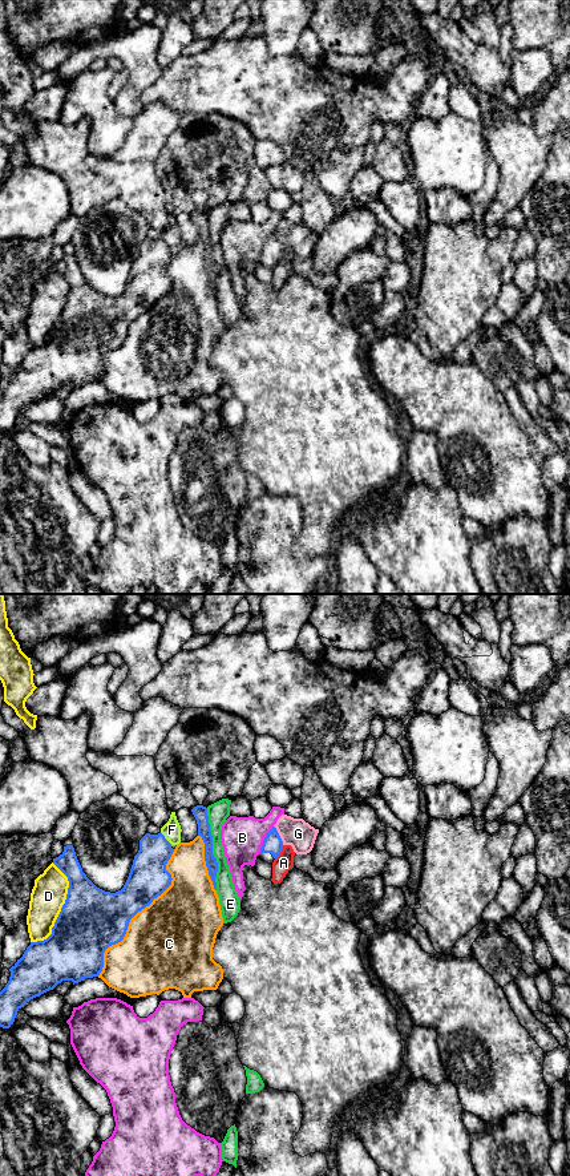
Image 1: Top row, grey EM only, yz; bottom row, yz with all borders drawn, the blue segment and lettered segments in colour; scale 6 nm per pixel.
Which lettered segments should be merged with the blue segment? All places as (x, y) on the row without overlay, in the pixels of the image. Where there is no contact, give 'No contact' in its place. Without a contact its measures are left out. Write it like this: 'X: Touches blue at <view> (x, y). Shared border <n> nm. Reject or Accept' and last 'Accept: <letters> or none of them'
A: Touches blue at yz (281, 255). Shared border 100 nm. Reject
B: Touches blue at yz (265, 243). Shared border 190 nm. Reject
C: Touches blue at yz (137, 316). Shared border 900 nm. Reject
D: Touches blue at yz (61, 312). Shared border 500 nm. Reject
E: Touches blue at yz (211, 254). Shared border 500 nm. Reject
F: Touches blue at yz (165, 243). Shared border 100 nm. Reject
G: Touches blue at yz (278, 239). Shared border 130 nm. Accept
Accept: G

